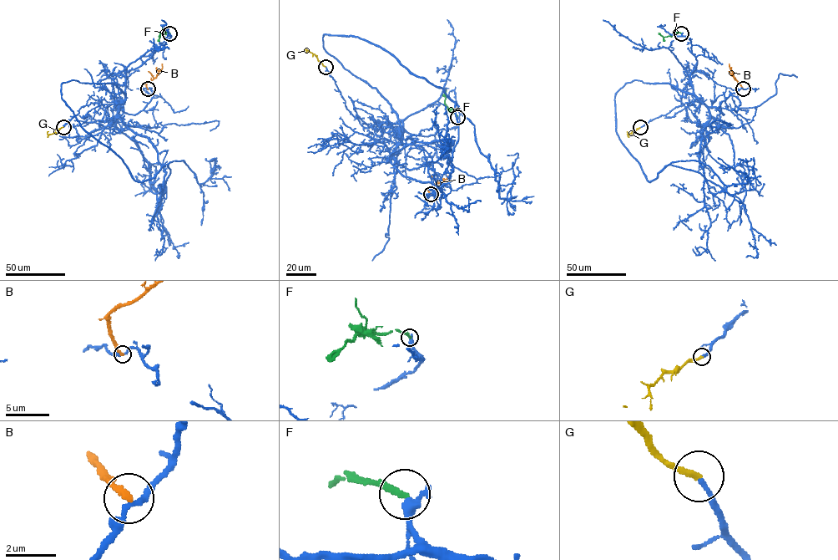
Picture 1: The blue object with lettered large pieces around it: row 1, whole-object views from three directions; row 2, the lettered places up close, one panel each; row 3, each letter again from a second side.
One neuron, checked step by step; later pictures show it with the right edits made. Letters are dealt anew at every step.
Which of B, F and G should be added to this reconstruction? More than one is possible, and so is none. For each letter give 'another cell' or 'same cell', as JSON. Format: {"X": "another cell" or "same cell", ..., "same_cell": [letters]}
{"B": "another cell", "F": "another cell", "G": "same cell", "same_cell": ["G"]}

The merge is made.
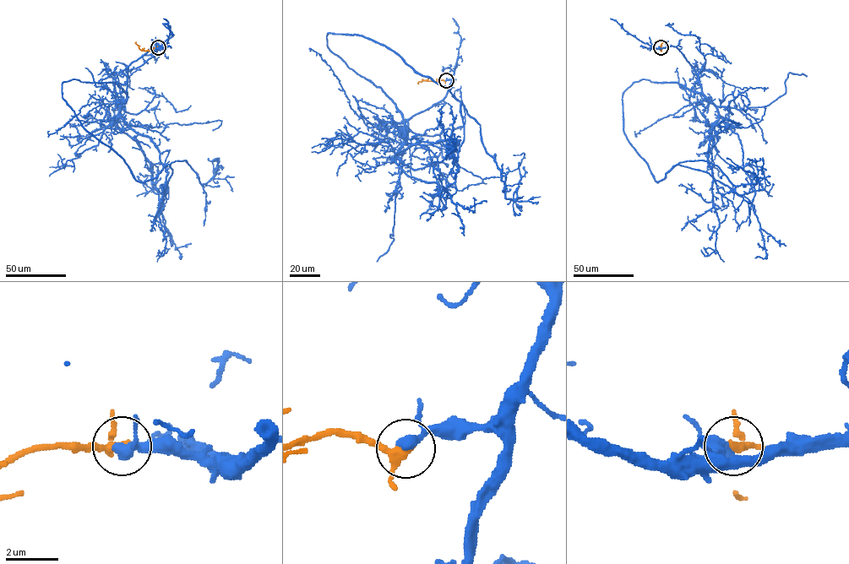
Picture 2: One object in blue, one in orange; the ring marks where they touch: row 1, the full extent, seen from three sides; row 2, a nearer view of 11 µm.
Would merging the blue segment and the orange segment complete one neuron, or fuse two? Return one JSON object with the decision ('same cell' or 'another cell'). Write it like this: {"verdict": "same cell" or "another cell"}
{"verdict": "same cell"}

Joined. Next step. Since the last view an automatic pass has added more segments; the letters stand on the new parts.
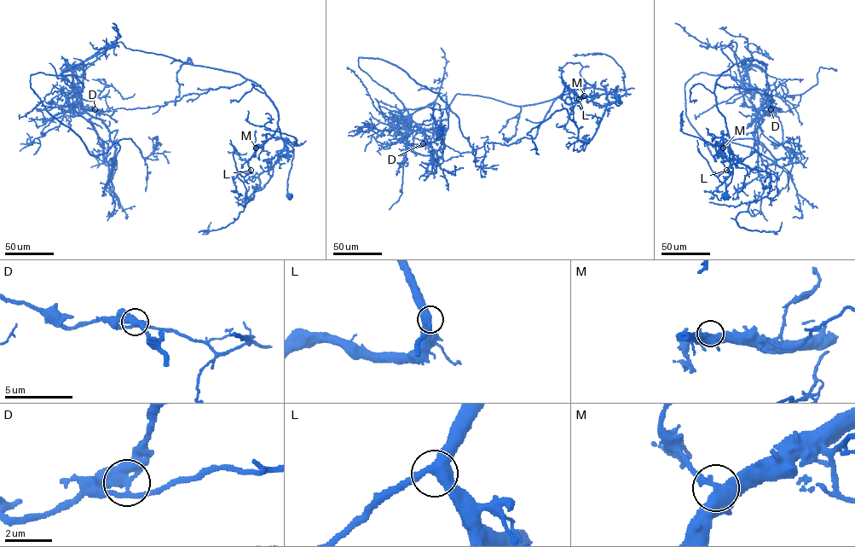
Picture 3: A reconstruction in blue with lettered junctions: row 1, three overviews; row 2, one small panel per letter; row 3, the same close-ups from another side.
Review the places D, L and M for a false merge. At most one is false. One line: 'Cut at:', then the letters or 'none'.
Cut at: D

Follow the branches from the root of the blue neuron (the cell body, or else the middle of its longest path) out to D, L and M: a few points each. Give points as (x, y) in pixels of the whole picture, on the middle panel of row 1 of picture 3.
D: (619, 99), (593, 87), (520, 106), (458, 93), (444, 108), (398, 119), (411, 121), (405, 140), (423, 143)
L: (619, 99), (615, 98), (619, 105), (621, 101), (616, 101), (610, 94), (580, 96), (576, 102), (579, 99)
M: (619, 99), (615, 98), (617, 105), (621, 101), (616, 101), (615, 96), (610, 94), (584, 96)

